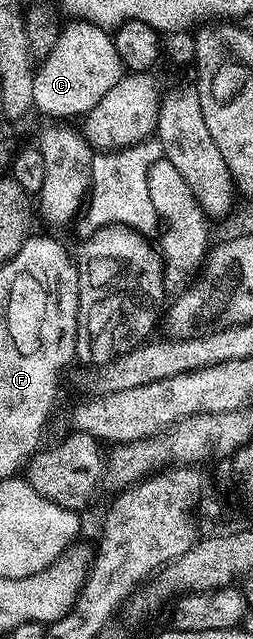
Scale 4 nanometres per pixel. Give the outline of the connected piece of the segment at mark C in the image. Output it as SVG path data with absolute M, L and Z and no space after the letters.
M70 21L58 34L56 49L35 70L35 108L52 117L78 117L92 110L122 80L122 59L116 53L111 32L94 23Z

